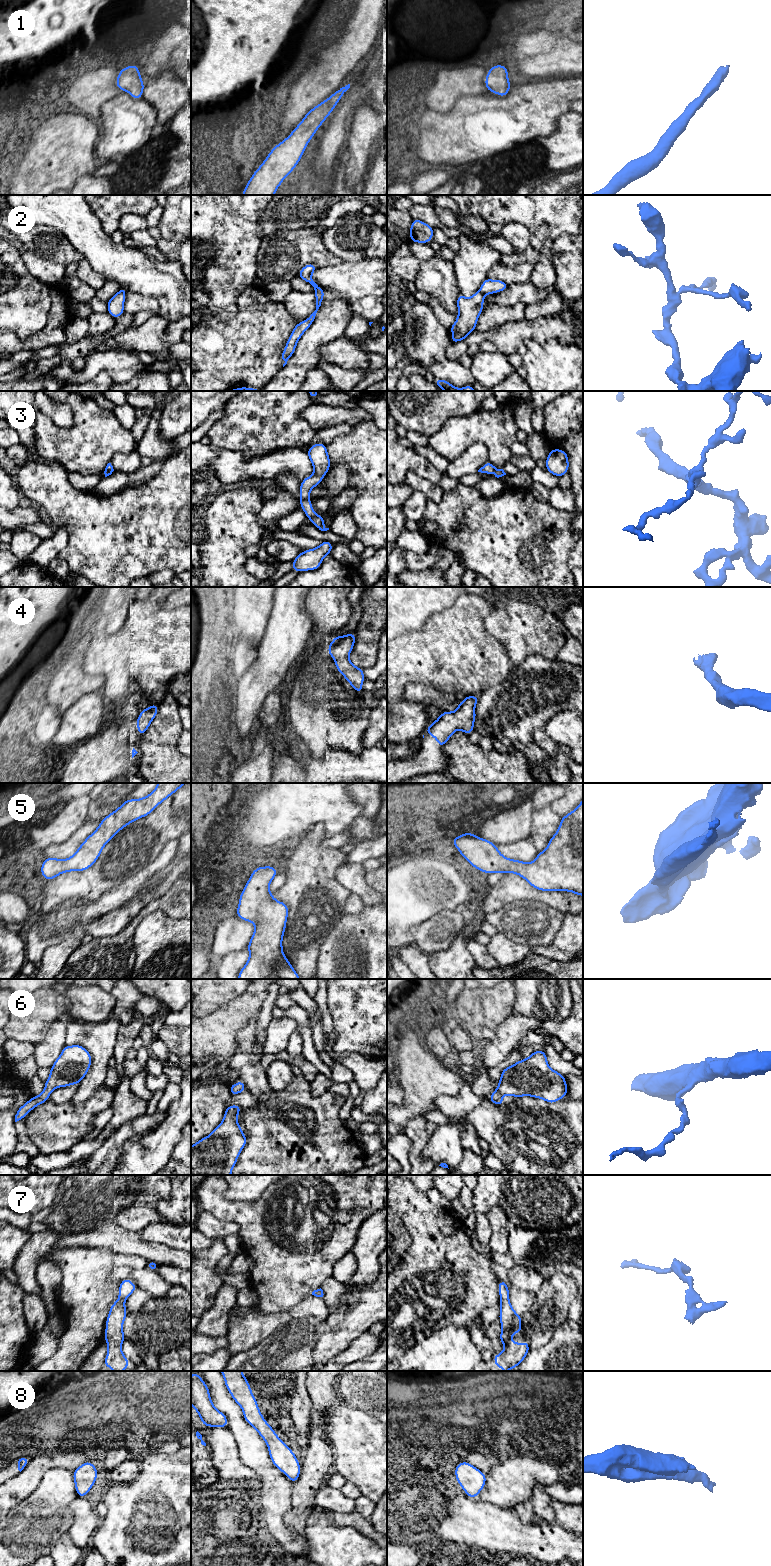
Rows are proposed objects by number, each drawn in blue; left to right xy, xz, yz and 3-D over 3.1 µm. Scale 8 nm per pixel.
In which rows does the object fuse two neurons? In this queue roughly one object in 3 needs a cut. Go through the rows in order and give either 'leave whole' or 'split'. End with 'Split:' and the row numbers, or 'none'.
1: leave whole
2: leave whole
3: split
4: leave whole
5: leave whole
6: leave whole
7: leave whole
8: leave whole
Split: 3

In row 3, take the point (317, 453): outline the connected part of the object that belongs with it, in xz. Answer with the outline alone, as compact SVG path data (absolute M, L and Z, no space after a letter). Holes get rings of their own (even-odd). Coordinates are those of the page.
M315 443L307 451L308 457L314 467L314 473L304 478L301 482L299 495L300 499L309 499L313 487L318 486L327 474L331 462L327 453L327 446L323 443Z

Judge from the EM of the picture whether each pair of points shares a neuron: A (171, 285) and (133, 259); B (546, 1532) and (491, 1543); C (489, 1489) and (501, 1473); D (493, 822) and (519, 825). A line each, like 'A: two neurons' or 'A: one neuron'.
A: one neuron
B: one neuron
C: one neuron
D: one neuron

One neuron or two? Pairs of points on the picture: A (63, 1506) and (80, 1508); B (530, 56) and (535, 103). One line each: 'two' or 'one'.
A: two
B: two

